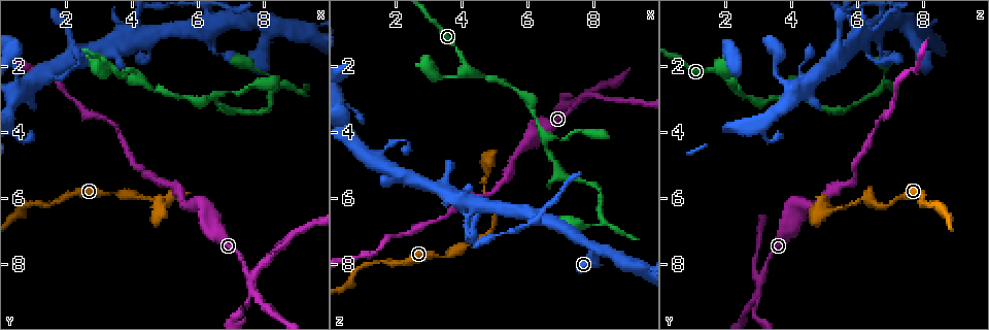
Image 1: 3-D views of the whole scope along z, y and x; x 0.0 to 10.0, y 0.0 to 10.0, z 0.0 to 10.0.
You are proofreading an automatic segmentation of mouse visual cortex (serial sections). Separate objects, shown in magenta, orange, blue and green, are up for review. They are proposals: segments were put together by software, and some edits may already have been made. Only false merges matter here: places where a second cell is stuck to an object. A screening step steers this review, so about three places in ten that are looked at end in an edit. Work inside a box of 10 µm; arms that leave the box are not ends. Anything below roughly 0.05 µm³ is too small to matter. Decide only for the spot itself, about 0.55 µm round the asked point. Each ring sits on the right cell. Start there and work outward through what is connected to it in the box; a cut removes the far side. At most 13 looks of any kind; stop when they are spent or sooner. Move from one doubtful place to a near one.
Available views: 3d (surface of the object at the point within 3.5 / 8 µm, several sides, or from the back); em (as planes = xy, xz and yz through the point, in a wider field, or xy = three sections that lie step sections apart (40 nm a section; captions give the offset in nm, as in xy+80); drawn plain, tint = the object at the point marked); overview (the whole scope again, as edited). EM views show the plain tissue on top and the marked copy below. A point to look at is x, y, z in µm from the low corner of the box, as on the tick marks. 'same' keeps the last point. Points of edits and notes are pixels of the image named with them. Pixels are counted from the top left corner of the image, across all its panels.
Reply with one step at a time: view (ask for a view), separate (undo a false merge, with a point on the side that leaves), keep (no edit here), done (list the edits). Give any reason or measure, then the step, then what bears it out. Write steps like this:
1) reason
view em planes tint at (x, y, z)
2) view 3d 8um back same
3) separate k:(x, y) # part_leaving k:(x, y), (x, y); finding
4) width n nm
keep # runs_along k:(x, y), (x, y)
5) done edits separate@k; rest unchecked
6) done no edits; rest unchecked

looks like a crossing
view 3d 3.5um at (7.60, 8.40, 3.10)

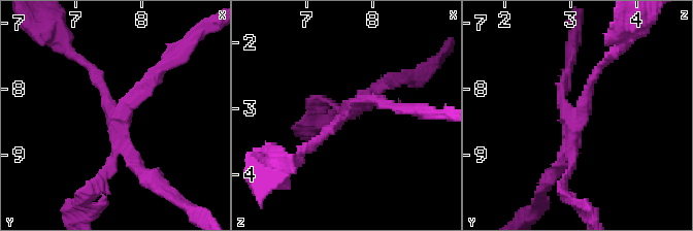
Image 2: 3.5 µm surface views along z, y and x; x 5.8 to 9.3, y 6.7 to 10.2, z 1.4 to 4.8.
arm_widths 150, 150, 150, 250 nm
separate 2:(144, 91) # a second cell is stuck on

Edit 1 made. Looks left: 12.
view overview

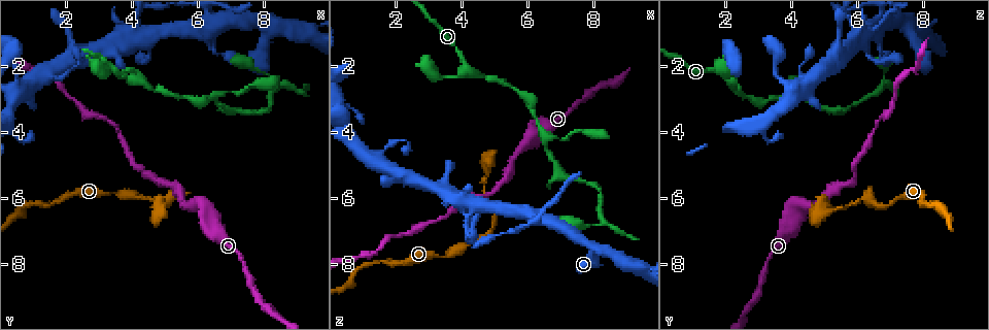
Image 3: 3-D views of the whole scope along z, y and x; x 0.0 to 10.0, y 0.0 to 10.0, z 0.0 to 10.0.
a fork
view 3d 3.5um at (4.15, 2.35, 2.10)

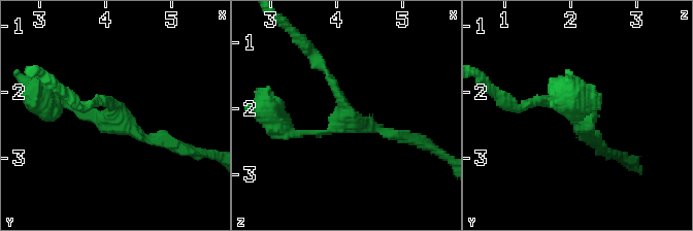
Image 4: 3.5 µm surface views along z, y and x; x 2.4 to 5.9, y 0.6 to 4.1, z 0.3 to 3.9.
arms 3; arm_widths 100, 150, 150 nm; need the tissue
view em xy step 5 tint at (4.15, 2.40, 2.15)

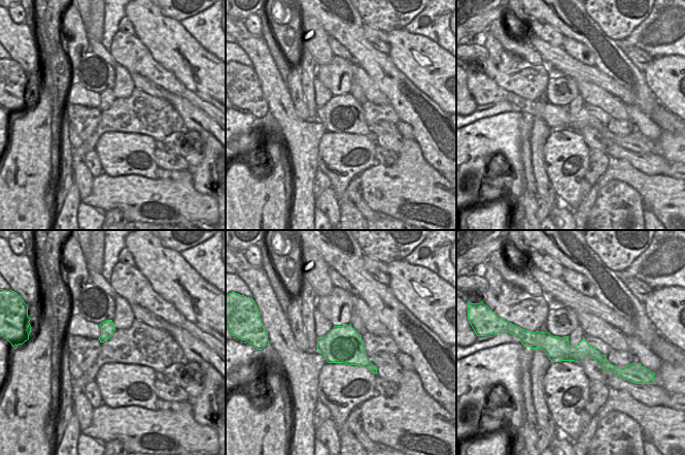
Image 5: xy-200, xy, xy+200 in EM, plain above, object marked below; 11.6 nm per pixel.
another direction
view em xy step 1 tint same

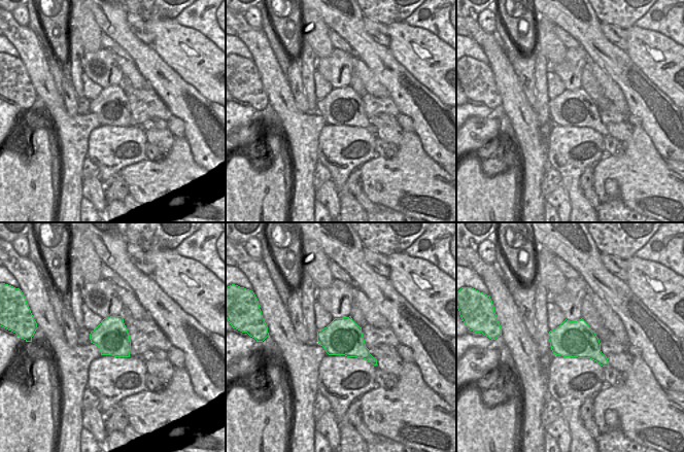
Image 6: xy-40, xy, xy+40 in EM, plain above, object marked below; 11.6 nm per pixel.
keep # all the same cell

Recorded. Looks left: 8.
view 3d 3.5um at (6.65, 0.75, 6.70)

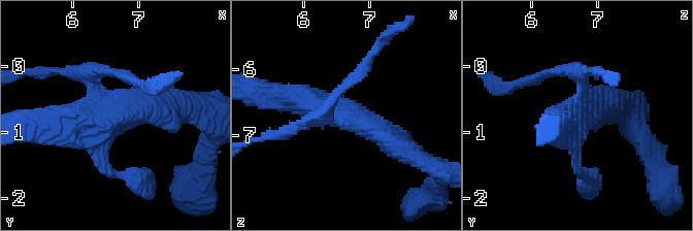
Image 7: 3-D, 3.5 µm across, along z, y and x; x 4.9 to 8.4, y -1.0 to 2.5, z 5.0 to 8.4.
view em planes tint at (6.65, 0.75, 6.70)

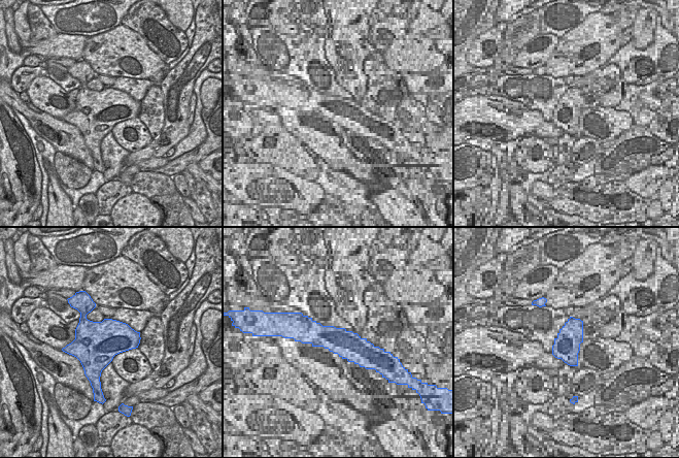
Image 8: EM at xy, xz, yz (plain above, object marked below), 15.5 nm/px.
separate 7:(337, 91) # border 8:(86, 314), (79, 321); two cells meet here

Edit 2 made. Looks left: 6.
looks like a crossing
view 3d 3.5um at (4.45, 1.15, 6.20)

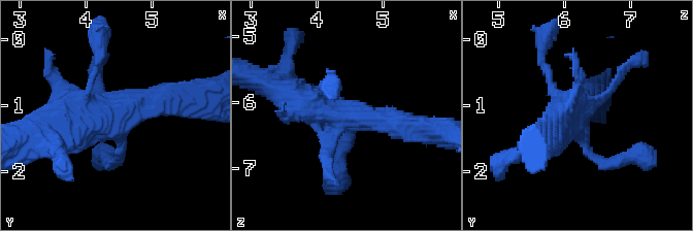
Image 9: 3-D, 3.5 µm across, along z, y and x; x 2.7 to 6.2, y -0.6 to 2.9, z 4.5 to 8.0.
now the EM
view em xy step 1 tint at (4.50, 1.10, 6.20)

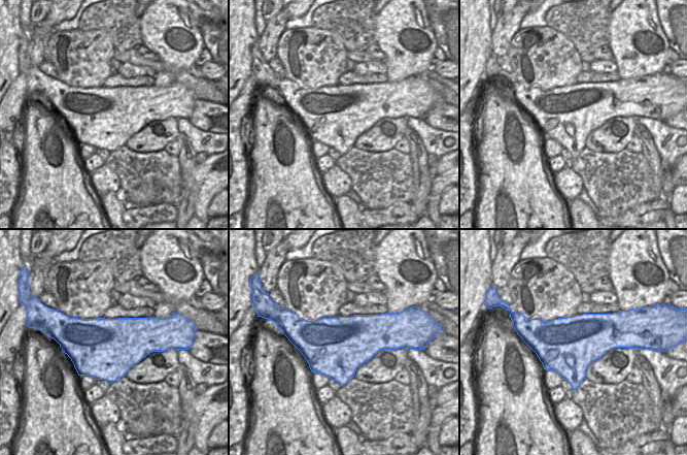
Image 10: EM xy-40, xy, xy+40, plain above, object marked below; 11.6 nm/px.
keep # runs_along 9:(411, 127), (339, 113), (285, 93); continuous, no second cell

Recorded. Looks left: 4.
redraw
view overview

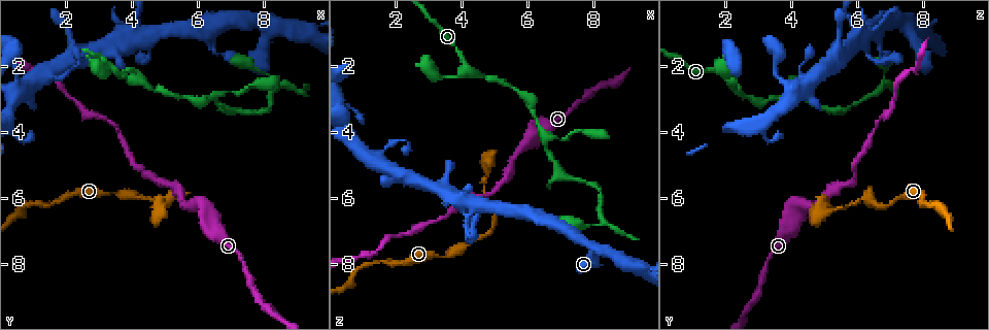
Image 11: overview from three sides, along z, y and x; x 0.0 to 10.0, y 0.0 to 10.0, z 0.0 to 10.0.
sharp bend
view 3d 3.5um at (4.75, 6.40, 5.40)

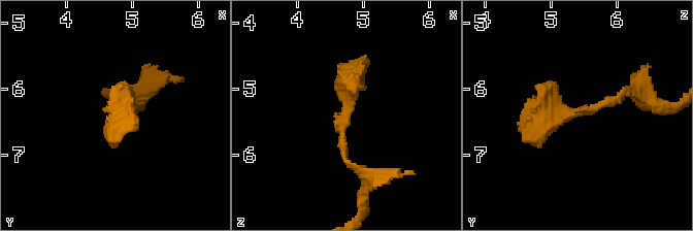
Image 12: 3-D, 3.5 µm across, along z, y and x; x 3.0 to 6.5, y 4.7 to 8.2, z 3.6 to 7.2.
keep # runs_along 12:(628, 90), (550, 119), (555, 84); all the same cell

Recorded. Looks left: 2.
done edits separate@2, separate@7; rest unchecked

